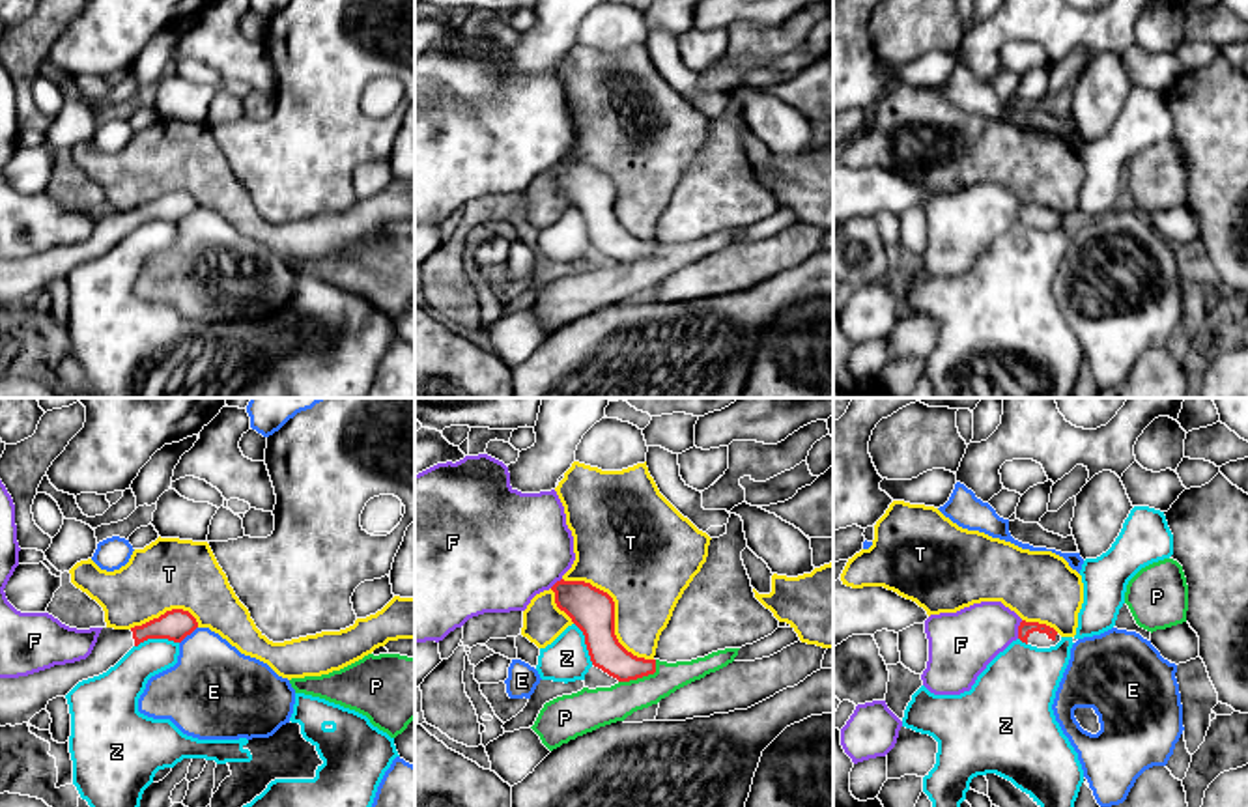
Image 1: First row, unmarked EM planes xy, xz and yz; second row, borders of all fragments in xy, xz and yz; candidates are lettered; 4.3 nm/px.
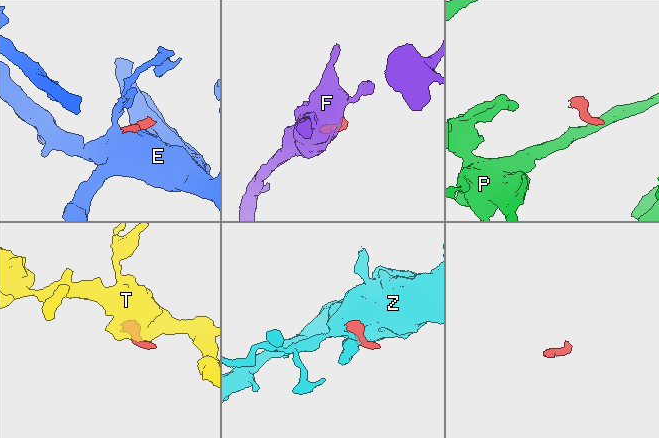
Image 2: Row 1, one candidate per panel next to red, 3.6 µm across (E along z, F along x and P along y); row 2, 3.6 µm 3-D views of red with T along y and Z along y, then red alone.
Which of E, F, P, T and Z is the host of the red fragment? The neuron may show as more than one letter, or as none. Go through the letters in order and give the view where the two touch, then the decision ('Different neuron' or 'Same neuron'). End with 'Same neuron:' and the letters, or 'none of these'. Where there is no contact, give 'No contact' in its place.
E: Touches red in xy. Different neuron
F: Touches red in yz. Different neuron
P: Touches red in xz. Different neuron
T: Touches red in xz. Different neuron
Z: Touches red in xy. Different neuron
Same neuron: none of these

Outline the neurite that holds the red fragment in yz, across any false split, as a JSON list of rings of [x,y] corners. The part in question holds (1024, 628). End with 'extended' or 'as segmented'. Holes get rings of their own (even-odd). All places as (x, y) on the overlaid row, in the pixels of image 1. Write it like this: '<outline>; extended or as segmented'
[[[1022,620],[1018,626],[1018,639],[1037,648],[1050,648],[1061,641],[1061,635],[1046,624]]]; extended

